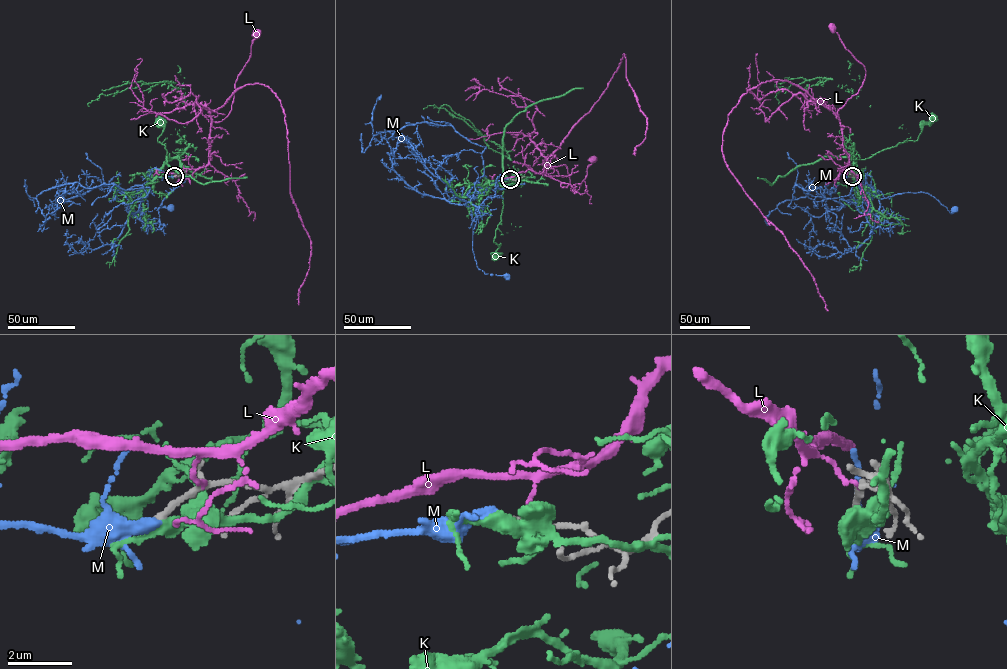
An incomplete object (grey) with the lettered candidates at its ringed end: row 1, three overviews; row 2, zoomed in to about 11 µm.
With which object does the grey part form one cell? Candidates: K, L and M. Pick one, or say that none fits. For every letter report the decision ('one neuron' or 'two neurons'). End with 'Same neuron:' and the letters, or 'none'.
K: two neurons
L: two neurons
M: one neuron
Same neuron: M

